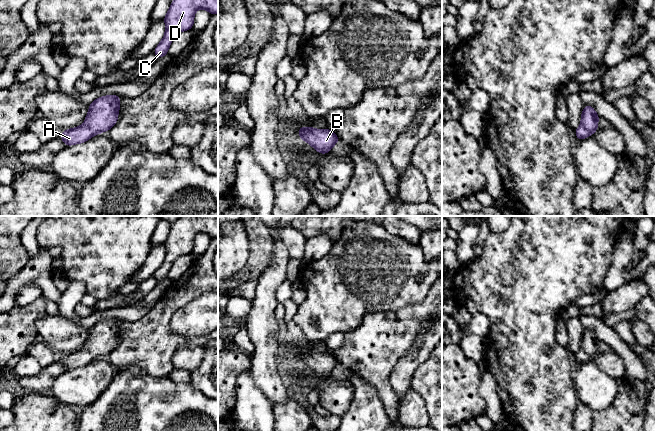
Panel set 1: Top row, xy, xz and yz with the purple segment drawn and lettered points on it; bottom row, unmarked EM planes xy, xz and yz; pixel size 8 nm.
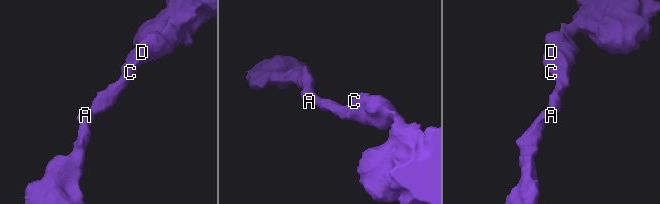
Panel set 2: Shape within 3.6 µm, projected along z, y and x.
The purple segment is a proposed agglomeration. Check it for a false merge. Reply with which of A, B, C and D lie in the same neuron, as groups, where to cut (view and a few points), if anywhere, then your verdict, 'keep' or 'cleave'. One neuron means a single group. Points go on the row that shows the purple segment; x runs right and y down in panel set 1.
A B C D; no cut; keep

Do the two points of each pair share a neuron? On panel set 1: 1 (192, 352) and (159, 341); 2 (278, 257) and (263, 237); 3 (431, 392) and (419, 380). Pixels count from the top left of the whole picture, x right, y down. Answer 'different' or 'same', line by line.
1: different
2: different
3: same

